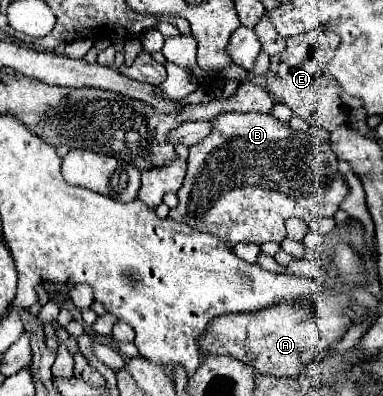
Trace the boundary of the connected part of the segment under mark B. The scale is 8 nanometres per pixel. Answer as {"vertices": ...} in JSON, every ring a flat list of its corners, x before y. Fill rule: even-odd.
{"vertices":[[221,113,211,121,215,129,199,145,189,147,189,169,183,187,177,191,179,205,169,211,177,223,187,223,197,231,209,233,233,249,237,243,265,243,285,239,285,221,299,217,313,221,331,217,347,195,347,185,337,171,337,155,329,143,311,143,307,133,293,131,287,123,277,121,267,113]]}

